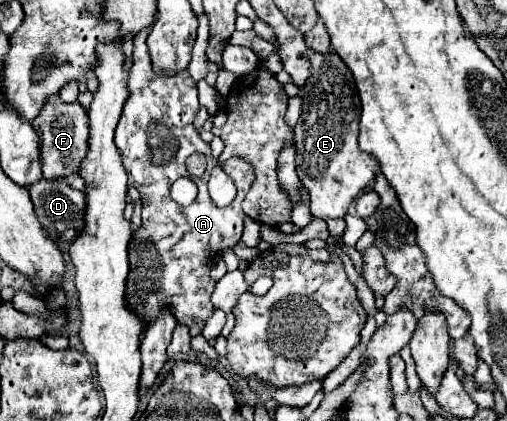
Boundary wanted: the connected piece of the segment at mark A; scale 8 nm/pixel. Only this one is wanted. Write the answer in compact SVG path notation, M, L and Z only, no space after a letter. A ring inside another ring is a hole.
M149 29L139 33L137 41L133 41L133 67L129 71L131 95L115 131L115 145L123 157L129 185L141 193L143 201L141 227L133 231L129 243L125 301L129 309L143 319L145 329L157 317L161 307L167 307L177 317L177 323L189 327L189 335L195 337L205 327L207 317L215 311L211 305L215 281L209 277L213 259L221 249L233 249L241 241L245 213L241 209L243 201L231 203L223 209L211 201L207 193L207 179L217 159L211 157L209 145L193 127L193 119L199 111L197 85L187 71L171 77L157 77L153 73L145 45L147 33ZM191 153L203 153L207 157L207 171L203 177L187 173L185 159ZM179 177L191 177L199 187L197 199L189 207L175 203L169 195L173 181Z

